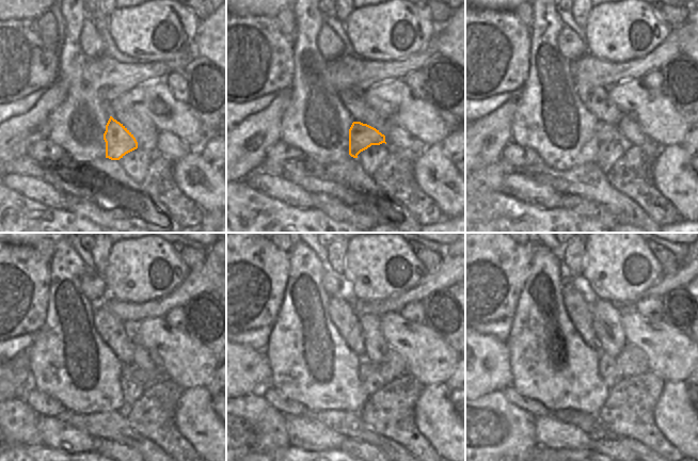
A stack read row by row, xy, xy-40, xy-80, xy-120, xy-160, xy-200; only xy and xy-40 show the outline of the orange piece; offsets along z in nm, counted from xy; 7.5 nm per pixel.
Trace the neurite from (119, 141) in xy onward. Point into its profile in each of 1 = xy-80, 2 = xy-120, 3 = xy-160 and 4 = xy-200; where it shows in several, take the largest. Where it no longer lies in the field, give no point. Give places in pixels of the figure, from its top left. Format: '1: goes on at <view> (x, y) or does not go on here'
1: goes on at xy-80 (604, 131)
2: goes on at xy-120 (129, 370)
3: goes on at xy-160 (393, 365)
4: goes on at xy-200 (632, 361)

